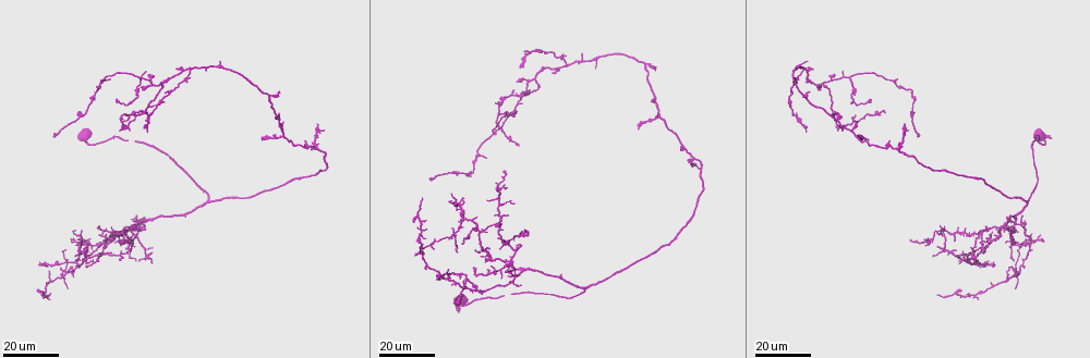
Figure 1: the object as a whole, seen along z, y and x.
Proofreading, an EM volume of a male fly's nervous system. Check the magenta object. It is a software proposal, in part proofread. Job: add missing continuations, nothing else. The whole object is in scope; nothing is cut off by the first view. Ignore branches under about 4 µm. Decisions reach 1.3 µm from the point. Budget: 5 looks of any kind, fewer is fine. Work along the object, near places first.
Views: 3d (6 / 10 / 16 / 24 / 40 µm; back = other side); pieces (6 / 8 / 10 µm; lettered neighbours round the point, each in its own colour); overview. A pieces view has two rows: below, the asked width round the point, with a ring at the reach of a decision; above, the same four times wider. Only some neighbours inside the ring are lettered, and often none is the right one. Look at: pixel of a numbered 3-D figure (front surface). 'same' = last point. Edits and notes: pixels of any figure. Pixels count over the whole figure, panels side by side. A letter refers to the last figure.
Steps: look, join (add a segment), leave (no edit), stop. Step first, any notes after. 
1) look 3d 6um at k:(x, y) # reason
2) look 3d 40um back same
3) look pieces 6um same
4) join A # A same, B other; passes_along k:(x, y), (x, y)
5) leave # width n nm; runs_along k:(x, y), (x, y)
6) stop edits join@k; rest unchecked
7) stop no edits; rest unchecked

look 3d 24um at 1:(806, 129) # tapers out

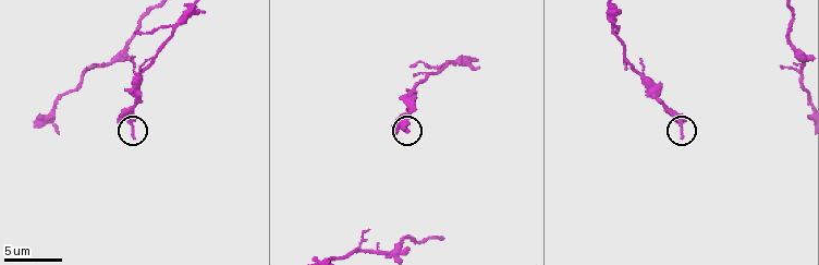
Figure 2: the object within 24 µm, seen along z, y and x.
look pieces 6um at 2:(408, 133)

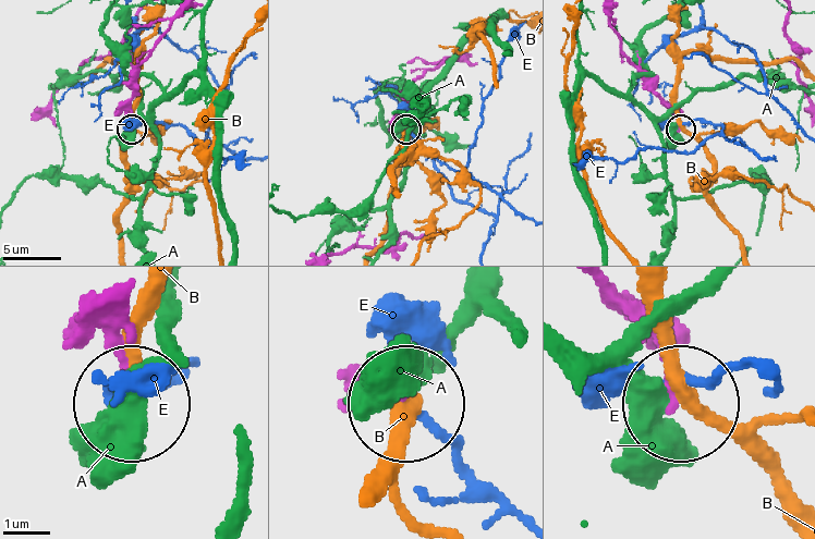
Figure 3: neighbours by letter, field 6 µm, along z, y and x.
leave # A other, B other, E other; runs_along 3:(603, 292), (677, 394); none of them fits

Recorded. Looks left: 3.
look pieces 6um at 2:(137, 32)

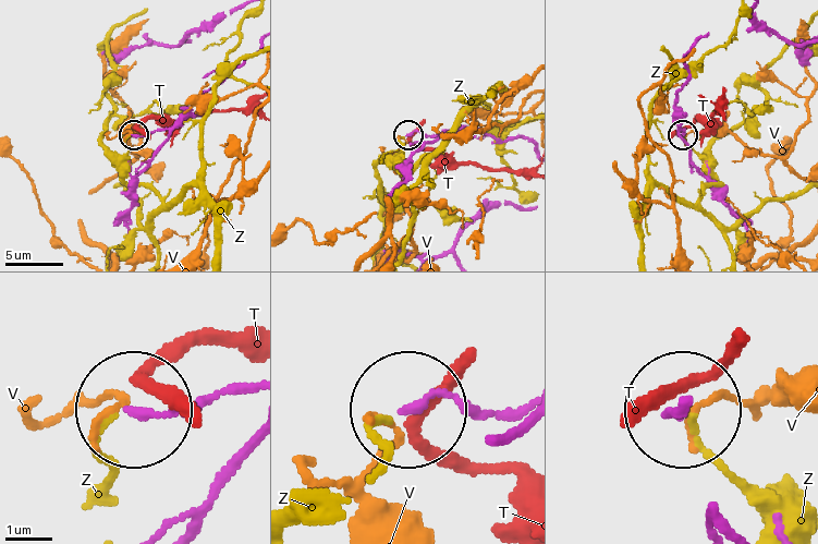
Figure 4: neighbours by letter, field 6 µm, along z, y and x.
leave # T other, V other, Z other; runs_along 4:(243, 388), (142, 412); none of them fits

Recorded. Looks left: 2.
look 3d 24um at 1:(583, 53)

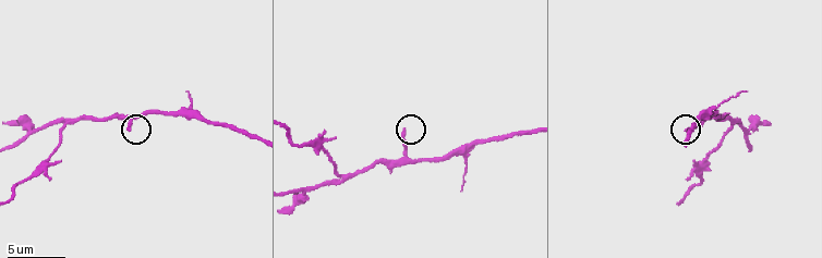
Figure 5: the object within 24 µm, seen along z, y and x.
look pieces 8um at 5:(406, 130)

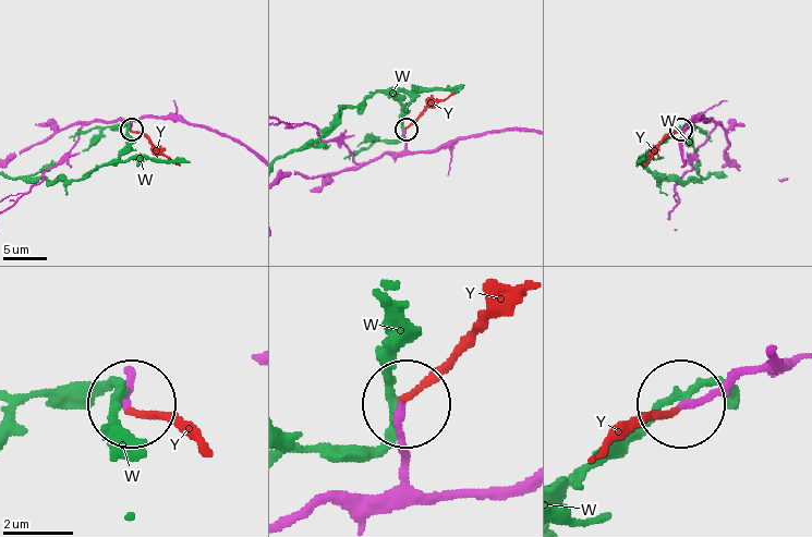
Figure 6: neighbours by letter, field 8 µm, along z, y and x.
join Y # W other, Y same; passes_along 6:(772, 361), (675, 411), (642, 413), (610, 446); the neuron continues

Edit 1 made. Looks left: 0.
stop edits join@6; rest unchecked

